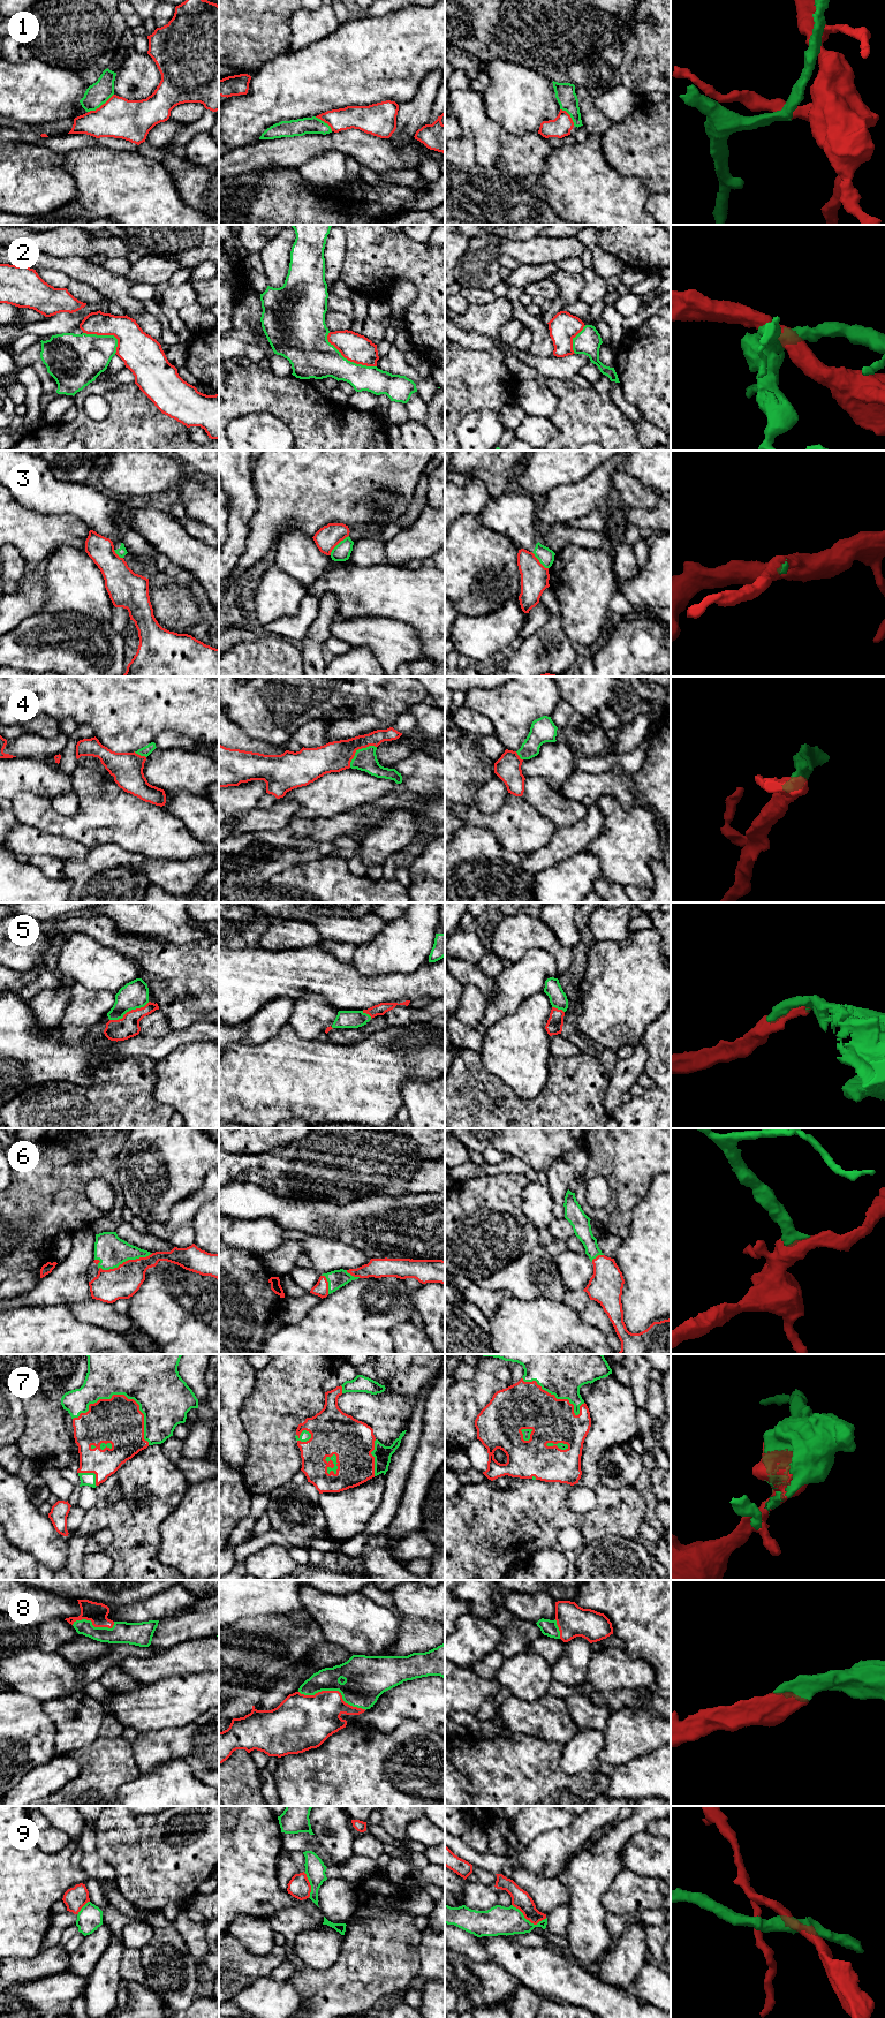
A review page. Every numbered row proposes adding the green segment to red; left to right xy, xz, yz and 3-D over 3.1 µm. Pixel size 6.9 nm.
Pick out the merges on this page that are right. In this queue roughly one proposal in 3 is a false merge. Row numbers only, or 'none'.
4, 5, 6, 7, 8

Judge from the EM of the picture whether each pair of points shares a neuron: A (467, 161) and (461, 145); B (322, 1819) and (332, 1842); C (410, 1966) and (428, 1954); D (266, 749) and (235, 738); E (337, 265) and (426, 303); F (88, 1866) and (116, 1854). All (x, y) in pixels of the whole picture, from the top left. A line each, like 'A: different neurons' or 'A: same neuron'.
A: same neuron
B: same neuron
C: different neurons
D: same neuron
E: different neurons
F: different neurons

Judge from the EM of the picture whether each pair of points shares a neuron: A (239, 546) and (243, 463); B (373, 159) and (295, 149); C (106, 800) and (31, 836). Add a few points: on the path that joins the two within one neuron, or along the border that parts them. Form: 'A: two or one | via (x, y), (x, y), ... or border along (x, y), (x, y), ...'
A: one | via (239, 526), (240, 484)
B: one | via (354, 143), (315, 144)
C: two | border along (17, 821), (68, 838)

